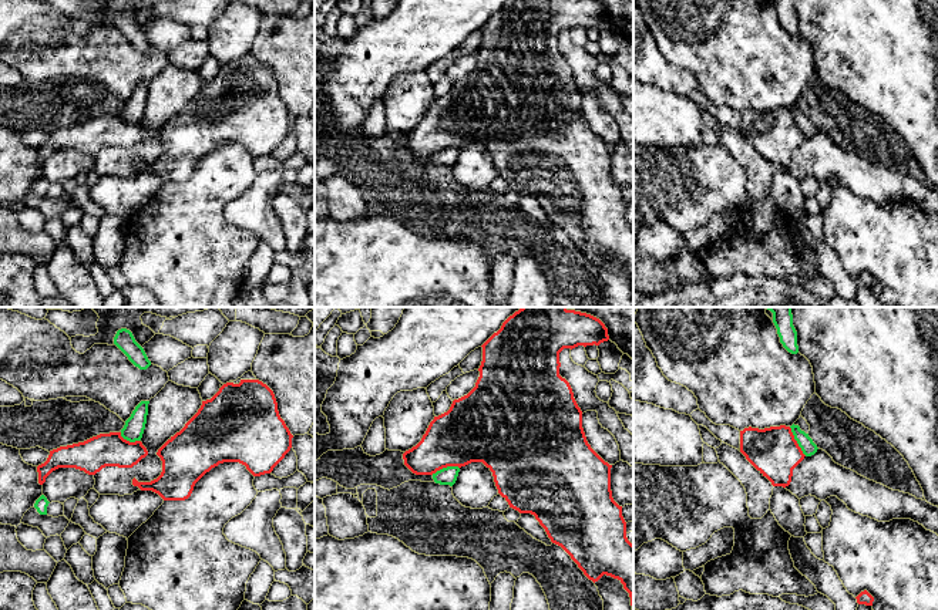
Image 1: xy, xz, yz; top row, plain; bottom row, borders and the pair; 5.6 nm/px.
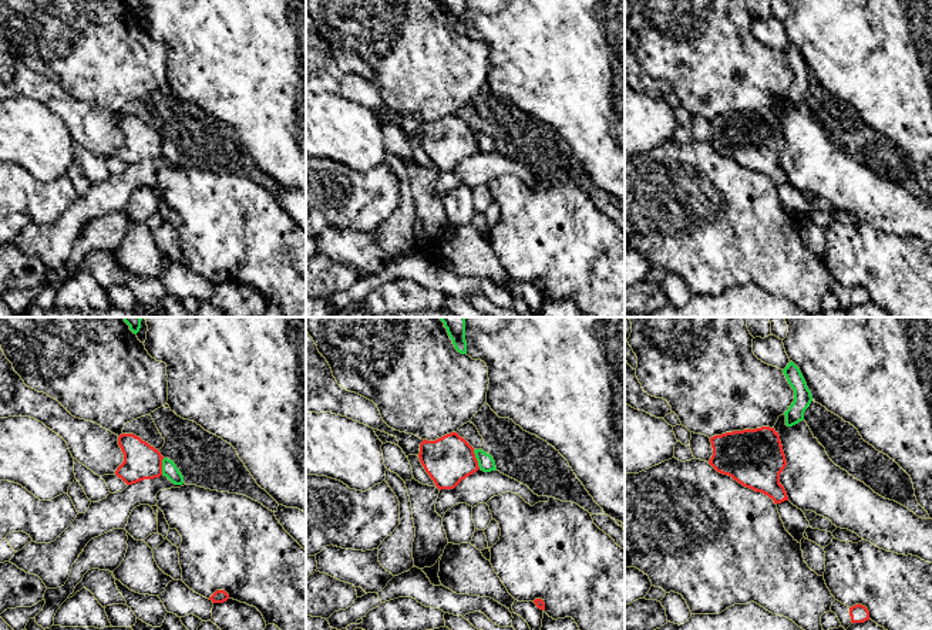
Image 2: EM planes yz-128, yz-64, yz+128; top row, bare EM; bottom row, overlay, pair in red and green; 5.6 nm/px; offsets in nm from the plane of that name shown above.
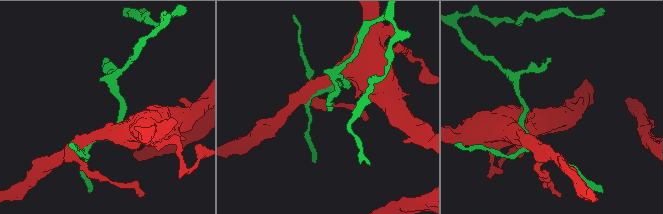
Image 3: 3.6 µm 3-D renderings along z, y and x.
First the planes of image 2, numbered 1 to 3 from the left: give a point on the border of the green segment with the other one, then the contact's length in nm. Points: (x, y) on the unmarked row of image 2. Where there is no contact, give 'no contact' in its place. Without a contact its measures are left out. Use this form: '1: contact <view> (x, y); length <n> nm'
1: contact yz-128 (161, 148); length 100 nm
2: contact yz-64 (475, 141); length 120 nm
3: no contact

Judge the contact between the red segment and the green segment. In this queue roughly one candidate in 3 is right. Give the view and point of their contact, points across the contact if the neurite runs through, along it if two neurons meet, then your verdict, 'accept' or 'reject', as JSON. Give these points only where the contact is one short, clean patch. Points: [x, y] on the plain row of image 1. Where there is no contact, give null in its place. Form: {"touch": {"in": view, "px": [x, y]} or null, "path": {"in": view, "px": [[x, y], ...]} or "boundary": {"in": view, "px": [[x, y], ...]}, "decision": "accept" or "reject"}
{"touch": {"in": "yz", "px": [796, 122]}, "decision": "reject"}

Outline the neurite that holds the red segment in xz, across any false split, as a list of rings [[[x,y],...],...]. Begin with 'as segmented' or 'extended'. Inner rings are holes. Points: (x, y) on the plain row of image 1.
as segmented; [[[507,0],[483,28],[475,68],[454,81],[450,91],[430,104],[421,122],[403,135],[404,146],[416,156],[433,156],[447,148],[483,144],[494,158],[498,175],[510,189],[531,195],[552,225],[561,228],[584,256],[598,263],[604,256],[618,260],[629,274],[633,291],[633,226],[626,219],[626,203],[611,172],[611,149],[588,125],[582,92],[569,64],[559,57],[559,34],[578,27],[608,23],[608,10],[599,0]]]

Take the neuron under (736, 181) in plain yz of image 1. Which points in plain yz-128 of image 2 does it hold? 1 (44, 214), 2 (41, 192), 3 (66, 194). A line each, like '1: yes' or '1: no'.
1: yes
2: yes
3: yes

